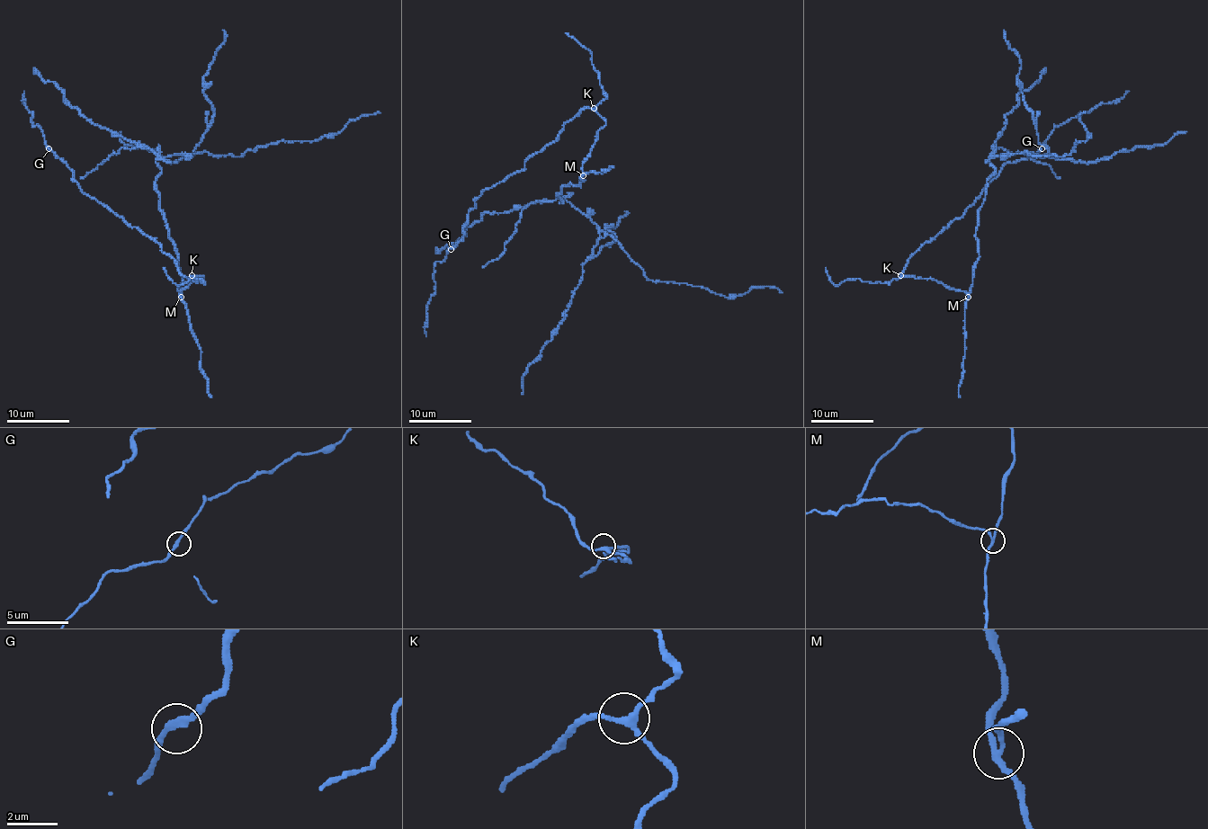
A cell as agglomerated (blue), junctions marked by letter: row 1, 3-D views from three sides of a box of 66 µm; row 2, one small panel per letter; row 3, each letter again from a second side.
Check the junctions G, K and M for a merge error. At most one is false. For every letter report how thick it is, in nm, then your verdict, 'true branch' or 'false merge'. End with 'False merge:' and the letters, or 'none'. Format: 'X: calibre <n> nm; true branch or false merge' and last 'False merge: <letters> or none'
G: calibre 240 nm; true branch
K: calibre 220 nm; true branch
M: calibre 200 nm; false merge
False merge: M

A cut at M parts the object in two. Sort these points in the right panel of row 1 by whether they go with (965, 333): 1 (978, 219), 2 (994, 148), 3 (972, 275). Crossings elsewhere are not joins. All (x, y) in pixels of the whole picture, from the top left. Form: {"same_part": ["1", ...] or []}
{"same_part": ["1", "2", "3"]}

